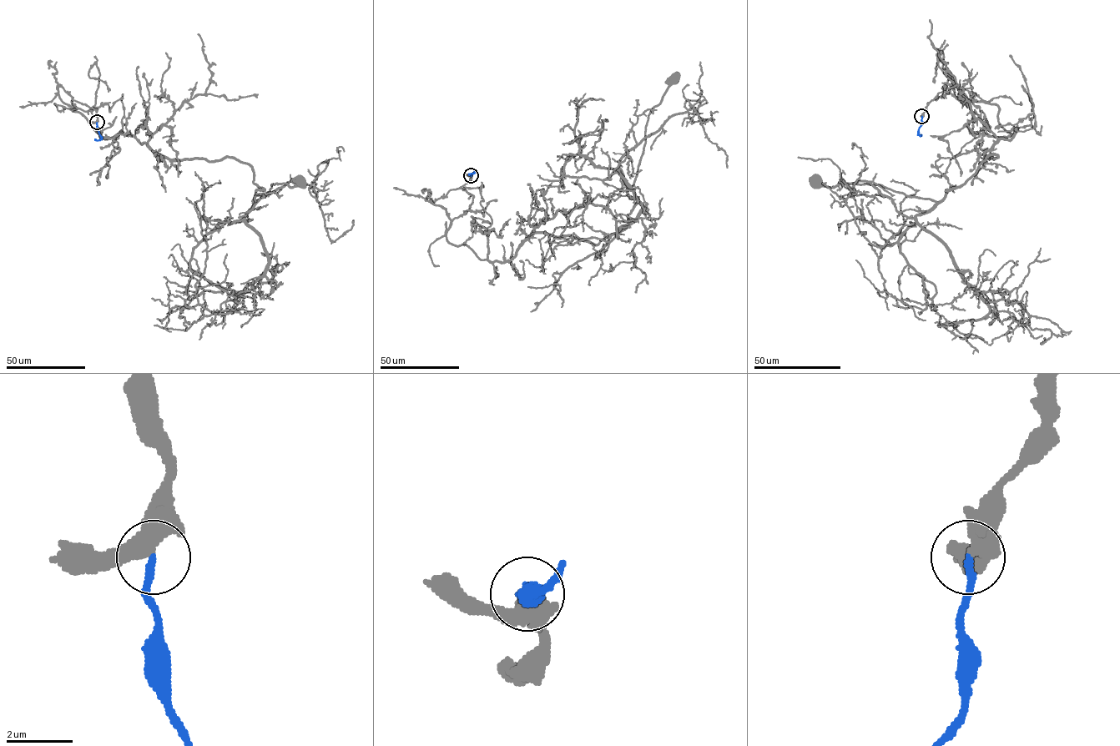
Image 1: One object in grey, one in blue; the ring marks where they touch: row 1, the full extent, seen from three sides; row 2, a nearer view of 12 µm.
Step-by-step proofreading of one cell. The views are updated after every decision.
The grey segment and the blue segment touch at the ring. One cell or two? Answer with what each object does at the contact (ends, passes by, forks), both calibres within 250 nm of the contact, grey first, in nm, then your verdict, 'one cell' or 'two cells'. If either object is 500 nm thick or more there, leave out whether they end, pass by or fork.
grey passes by; blue ends; calibres 440 and 220 nm; one cell

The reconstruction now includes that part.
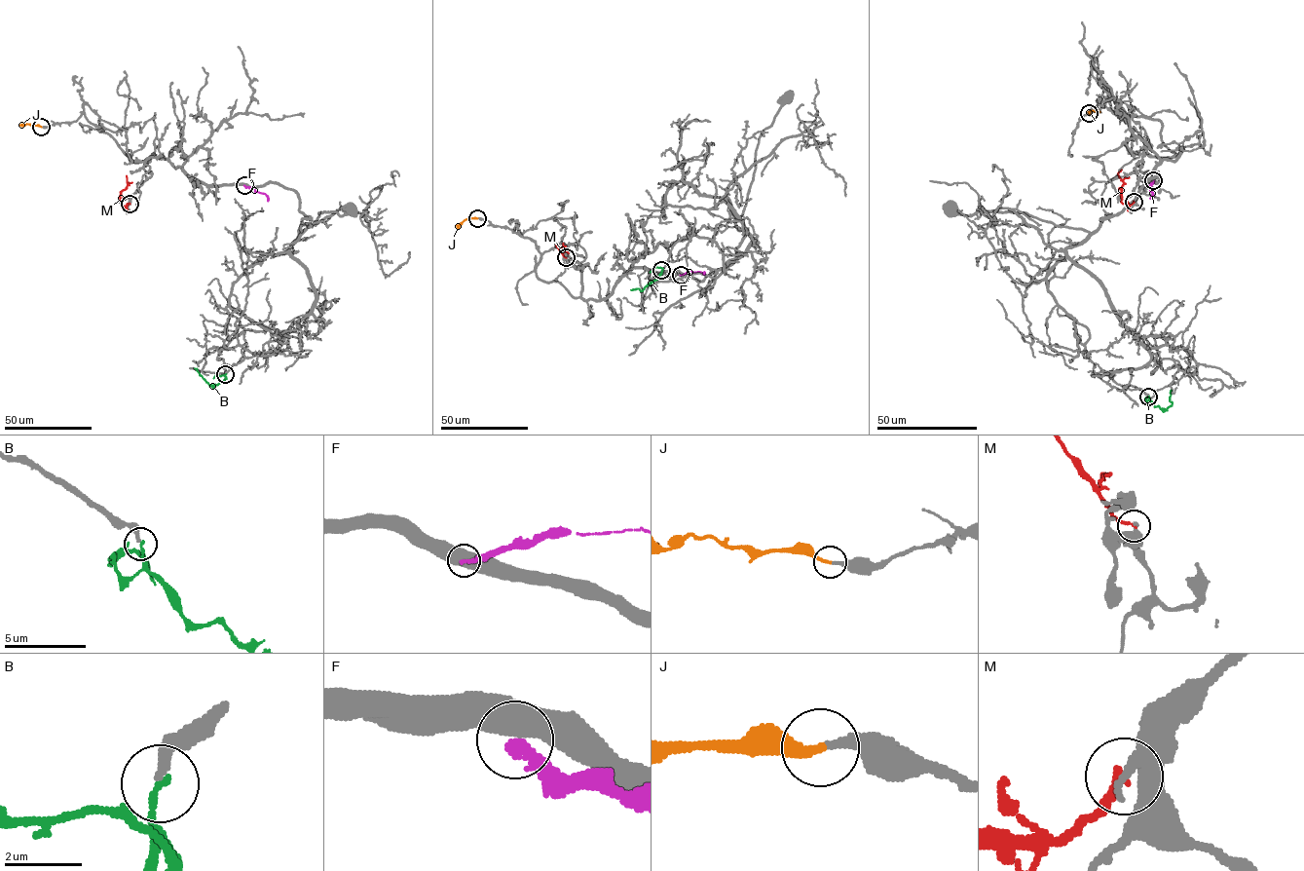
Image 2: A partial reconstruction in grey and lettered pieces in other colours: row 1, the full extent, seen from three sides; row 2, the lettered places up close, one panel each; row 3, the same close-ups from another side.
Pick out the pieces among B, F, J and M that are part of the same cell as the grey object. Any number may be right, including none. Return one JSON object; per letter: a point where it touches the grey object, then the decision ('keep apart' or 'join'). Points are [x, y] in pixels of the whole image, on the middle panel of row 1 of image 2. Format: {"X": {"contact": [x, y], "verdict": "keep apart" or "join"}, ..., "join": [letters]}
{"B": {"contact": [661, 270], "verdict": "join"}, "F": {"contact": [681, 275], "verdict": "keep apart"}, "J": {"contact": [477, 218], "verdict": "join"}, "M": {"contact": [566, 257], "verdict": "keep apart"}, "join": ["B", "J"]}

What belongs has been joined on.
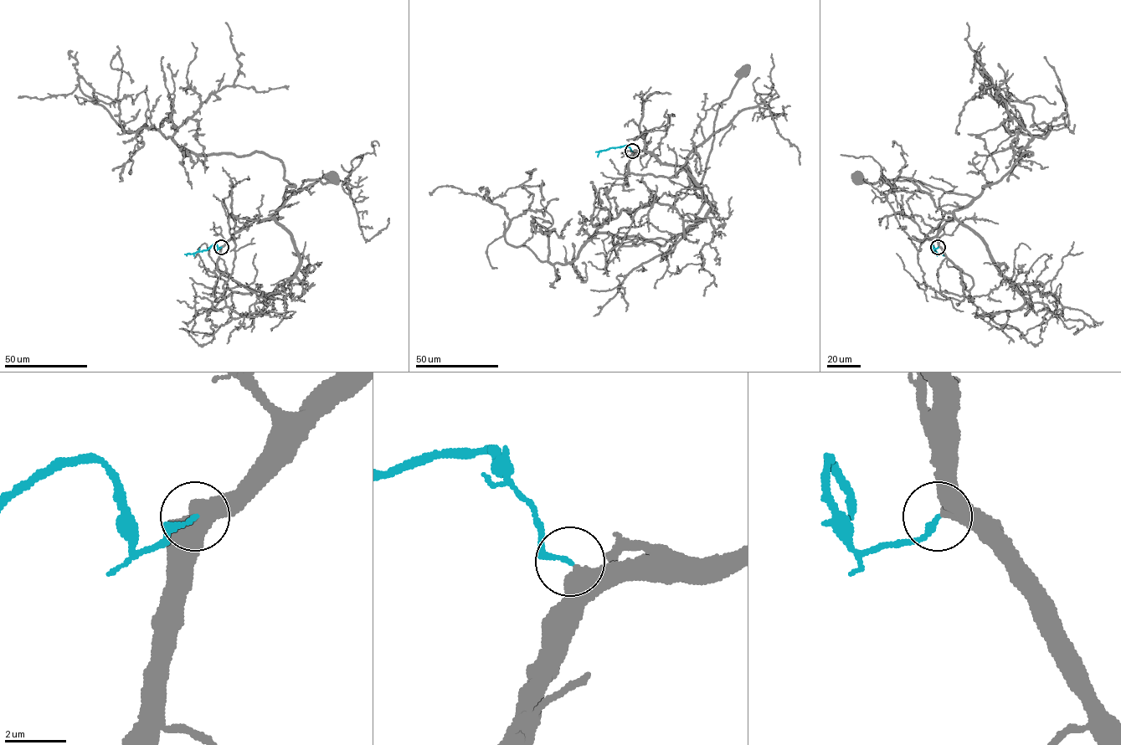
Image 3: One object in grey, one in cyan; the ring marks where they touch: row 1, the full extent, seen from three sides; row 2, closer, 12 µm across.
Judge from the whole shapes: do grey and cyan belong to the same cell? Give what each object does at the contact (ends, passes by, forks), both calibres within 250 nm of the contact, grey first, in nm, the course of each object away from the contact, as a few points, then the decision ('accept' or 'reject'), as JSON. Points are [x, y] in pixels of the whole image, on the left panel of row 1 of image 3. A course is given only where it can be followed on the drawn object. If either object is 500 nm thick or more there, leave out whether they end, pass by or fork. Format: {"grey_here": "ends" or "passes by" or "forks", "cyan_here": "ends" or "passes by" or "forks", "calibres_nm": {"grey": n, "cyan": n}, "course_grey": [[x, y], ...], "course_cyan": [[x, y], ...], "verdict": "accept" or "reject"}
{"grey_here": "forks", "cyan_here": "ends", "calibres_nm": {"grey": 360, "cyan": 170}, "course_grey": [[221, 247], [249, 222], [269, 219], [302, 185], [304, 181], [318, 180], [327, 183], [336, 177], [333, 177]], "course_cyan": [[221, 247], [218, 249], [213, 244], [206, 249], [187, 255]], "verdict": "accept"}

